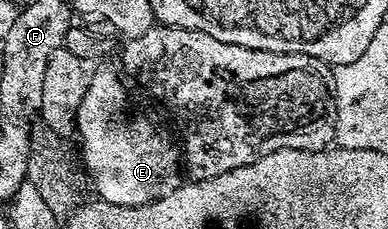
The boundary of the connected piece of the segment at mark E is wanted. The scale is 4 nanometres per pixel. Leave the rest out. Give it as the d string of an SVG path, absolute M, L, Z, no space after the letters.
M103 66L90 72L75 122L83 166L89 172L90 186L102 202L130 207L149 204L180 187L181 155L171 148L165 136L155 132L149 120L138 119L123 108L127 95L119 80L120 72Z

